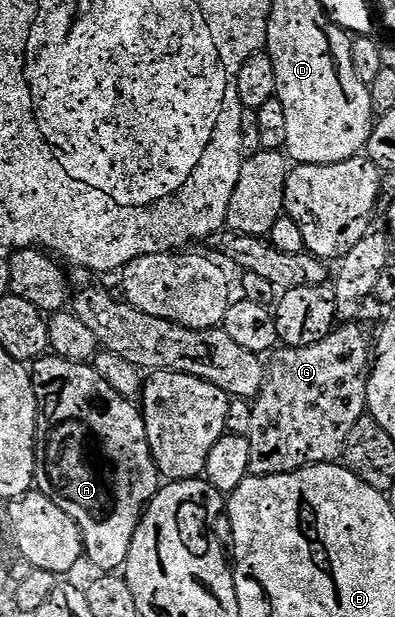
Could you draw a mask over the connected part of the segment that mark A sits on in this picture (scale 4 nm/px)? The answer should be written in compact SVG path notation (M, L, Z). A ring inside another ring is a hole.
M45 357L35 360L31 364L32 384L36 390L36 400L40 403L40 411L42 419L49 423L52 428L48 431L48 452L42 455L42 475L48 478L52 488L50 488L52 499L58 505L58 509L62 509L62 513L66 513L80 527L80 532L84 538L84 550L86 552L87 562L92 562L100 573L116 573L123 568L124 562L128 559L130 553L130 545L134 533L140 524L140 517L144 514L149 503L152 502L156 492L162 486L162 476L160 470L156 468L156 462L152 456L152 450L148 444L146 437L146 425L141 408L135 402L122 397L122 393L115 392L114 389L106 383L92 365L86 363L72 363L69 359L58 359L55 357Z

